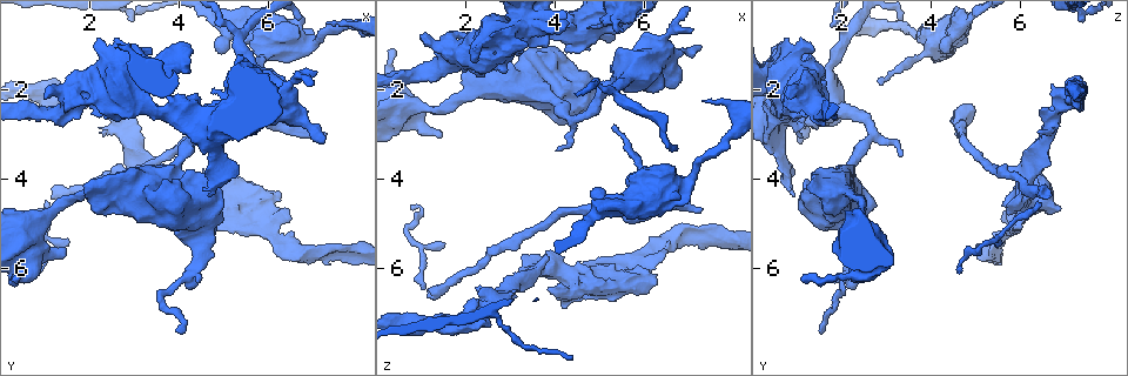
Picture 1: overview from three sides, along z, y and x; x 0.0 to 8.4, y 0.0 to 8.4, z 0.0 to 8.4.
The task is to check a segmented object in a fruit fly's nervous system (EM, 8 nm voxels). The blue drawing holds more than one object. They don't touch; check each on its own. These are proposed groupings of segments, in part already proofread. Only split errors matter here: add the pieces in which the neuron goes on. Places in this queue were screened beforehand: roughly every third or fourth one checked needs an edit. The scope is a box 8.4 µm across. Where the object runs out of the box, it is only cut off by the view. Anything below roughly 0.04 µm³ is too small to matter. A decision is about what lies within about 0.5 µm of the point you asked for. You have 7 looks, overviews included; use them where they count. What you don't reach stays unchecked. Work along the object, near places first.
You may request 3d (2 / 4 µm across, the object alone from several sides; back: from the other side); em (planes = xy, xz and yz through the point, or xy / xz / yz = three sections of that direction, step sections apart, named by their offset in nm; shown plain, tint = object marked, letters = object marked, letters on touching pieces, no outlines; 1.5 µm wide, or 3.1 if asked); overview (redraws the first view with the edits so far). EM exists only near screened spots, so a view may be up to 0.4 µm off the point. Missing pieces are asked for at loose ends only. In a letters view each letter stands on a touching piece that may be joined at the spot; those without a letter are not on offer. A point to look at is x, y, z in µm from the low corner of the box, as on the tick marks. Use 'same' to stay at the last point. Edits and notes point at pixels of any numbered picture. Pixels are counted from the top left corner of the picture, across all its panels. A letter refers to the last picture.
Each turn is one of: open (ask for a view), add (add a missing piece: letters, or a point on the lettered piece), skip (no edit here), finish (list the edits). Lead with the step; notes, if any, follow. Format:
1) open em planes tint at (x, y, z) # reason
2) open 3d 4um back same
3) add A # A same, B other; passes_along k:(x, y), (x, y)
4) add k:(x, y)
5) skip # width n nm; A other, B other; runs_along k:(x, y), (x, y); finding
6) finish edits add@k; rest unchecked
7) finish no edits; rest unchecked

open em planes letters at (1.40, 5.60, 3.05) # an open end

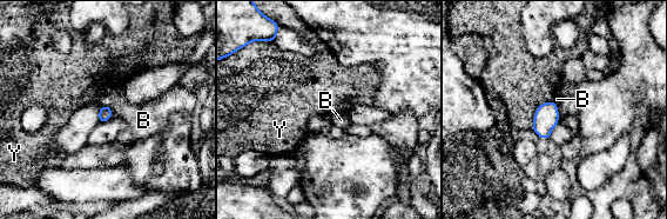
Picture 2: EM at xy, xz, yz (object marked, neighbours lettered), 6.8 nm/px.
skip # B other, Y other; border 2:(101, 104), (109, 107), (113, 113); no lettered piece goes on from it

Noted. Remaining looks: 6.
open em xy step 8 plain at (3.95, 7.45, 1.50) # tapers out

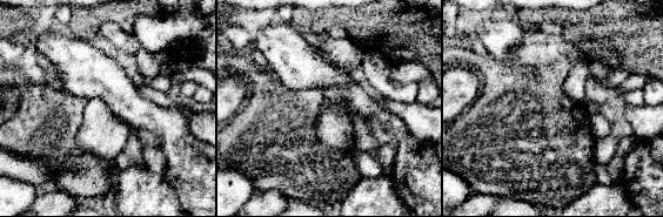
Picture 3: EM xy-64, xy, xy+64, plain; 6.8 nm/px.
open em xy step 8 letters same # see the neighbours

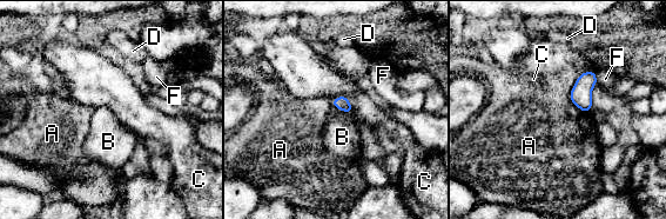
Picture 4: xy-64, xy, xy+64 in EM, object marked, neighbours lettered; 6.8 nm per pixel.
skip # width 70 nm; A other, B other, C other, D other, F other; border 4:(334, 105), (350, 114); none of them fits

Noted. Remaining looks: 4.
open em planes letters at (5.55, 1.35, 0.65) # free end

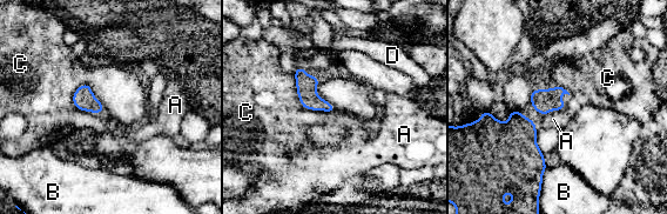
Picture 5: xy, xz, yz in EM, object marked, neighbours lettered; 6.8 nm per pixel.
skip # A other, B other, C other, D other; border 5:(81, 109), (96, 113); none of them fits

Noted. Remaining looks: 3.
finish no edits; rest unchecked

